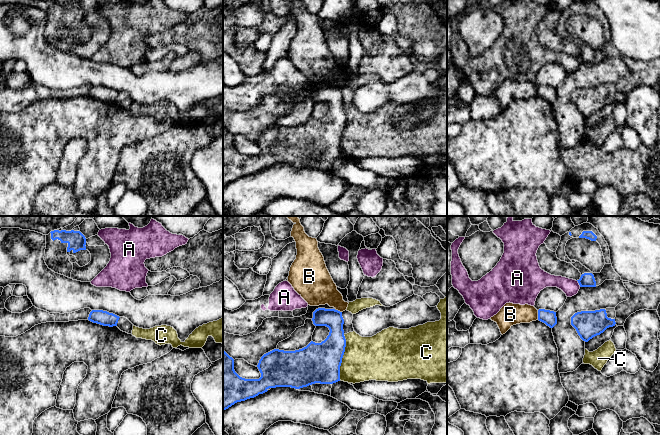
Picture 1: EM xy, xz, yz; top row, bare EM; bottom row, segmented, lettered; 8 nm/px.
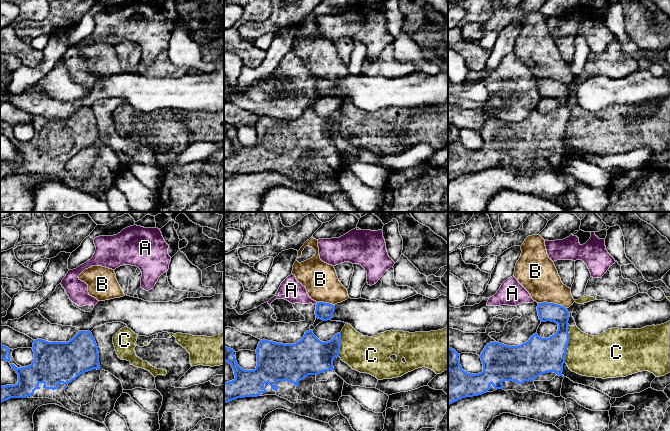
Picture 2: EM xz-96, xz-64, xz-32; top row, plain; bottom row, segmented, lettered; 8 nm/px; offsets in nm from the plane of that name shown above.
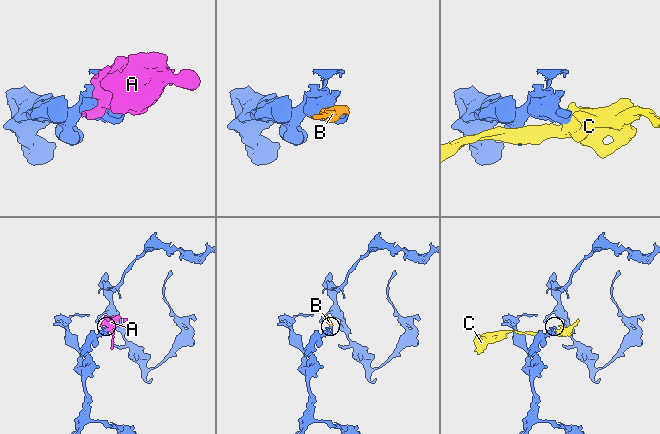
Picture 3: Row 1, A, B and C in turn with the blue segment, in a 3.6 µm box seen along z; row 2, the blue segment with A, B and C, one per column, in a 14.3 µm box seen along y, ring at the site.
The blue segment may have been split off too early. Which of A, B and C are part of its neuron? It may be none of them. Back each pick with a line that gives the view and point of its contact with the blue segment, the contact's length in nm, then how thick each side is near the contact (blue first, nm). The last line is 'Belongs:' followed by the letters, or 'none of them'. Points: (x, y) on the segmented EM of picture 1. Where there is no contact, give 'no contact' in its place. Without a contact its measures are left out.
Belongs: none of them

